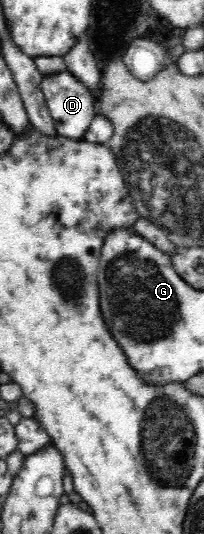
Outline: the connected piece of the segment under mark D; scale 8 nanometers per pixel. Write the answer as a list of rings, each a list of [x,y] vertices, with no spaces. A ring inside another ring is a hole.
[[[68,69],[43,76],[41,91],[46,108],[54,121],[56,133],[70,139],[82,140],[84,132],[90,128],[91,122],[98,114],[97,93],[92,93],[92,90],[82,81],[74,78]]]

